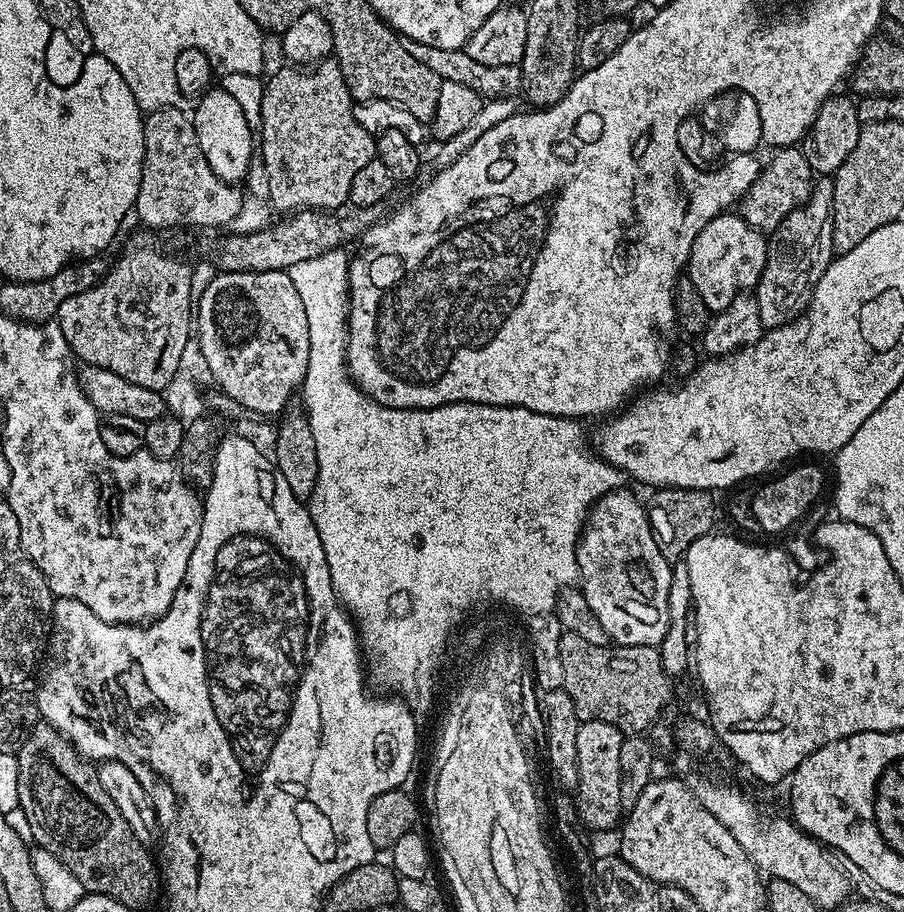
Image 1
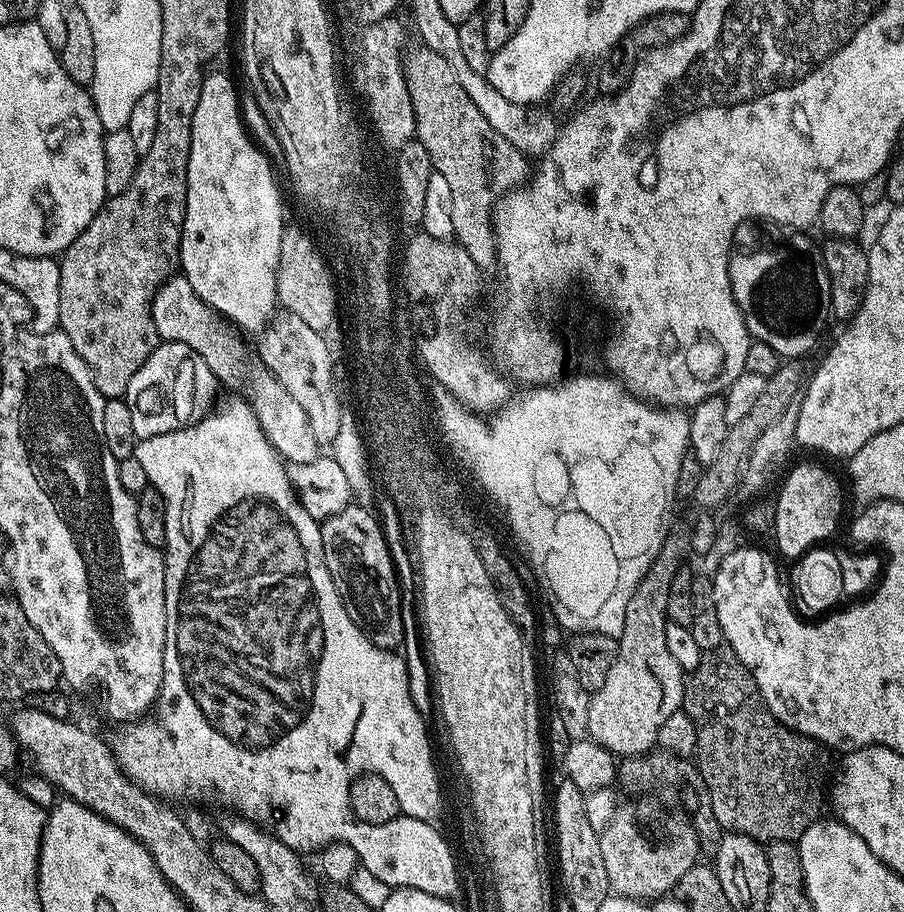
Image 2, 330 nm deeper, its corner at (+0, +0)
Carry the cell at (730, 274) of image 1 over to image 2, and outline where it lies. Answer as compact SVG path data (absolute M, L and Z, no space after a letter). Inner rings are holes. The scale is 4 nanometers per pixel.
M760 222L736 227L732 255L728 257L728 277L732 297L744 315L748 335L760 340L781 358L804 358L820 340L832 316L830 278L824 269L822 252L800 230L764 232Z

